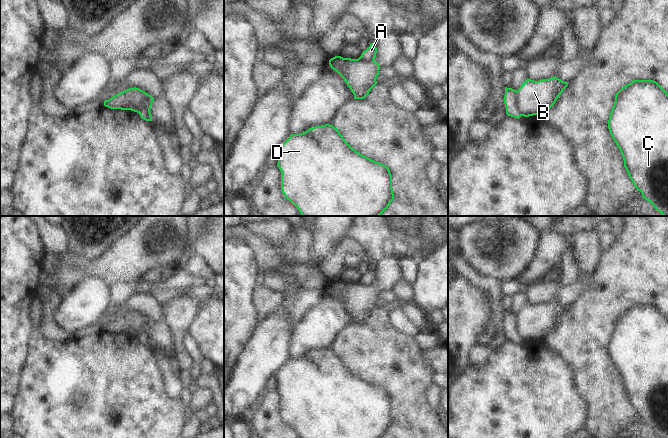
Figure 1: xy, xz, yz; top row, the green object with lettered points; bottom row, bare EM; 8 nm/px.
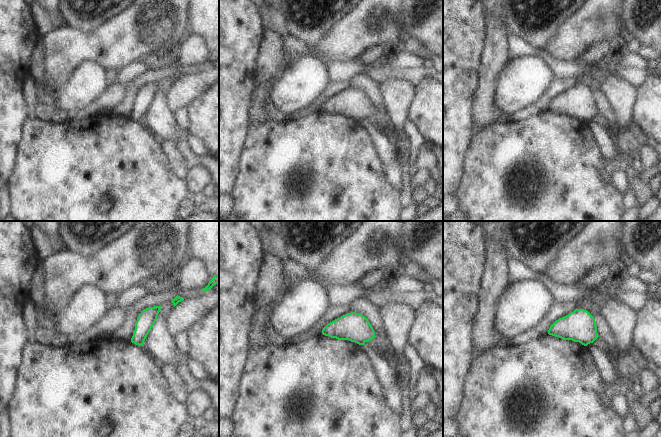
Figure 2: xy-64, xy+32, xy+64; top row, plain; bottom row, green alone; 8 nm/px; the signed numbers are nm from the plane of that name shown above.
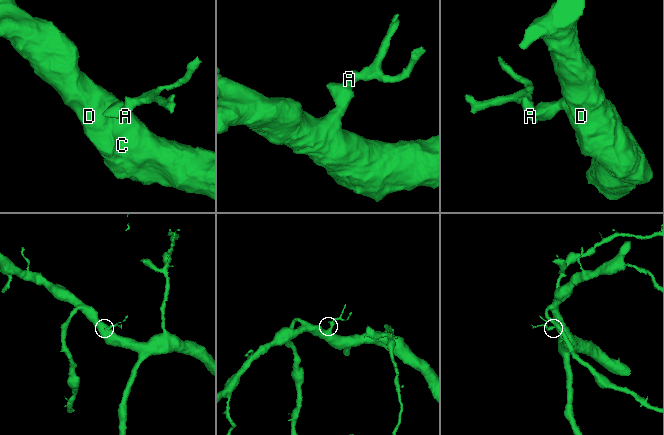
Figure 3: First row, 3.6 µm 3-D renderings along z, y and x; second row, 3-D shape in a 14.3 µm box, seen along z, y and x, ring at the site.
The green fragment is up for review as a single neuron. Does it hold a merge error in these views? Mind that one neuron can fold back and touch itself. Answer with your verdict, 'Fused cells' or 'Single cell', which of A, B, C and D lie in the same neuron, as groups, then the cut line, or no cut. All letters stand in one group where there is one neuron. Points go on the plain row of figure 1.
Fused cells. Groups: A / B C D. Split along xy (147, 317), (146, 327), (137, 336).

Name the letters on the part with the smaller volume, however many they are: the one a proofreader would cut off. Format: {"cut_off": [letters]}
{"cut_off": ["A"]}

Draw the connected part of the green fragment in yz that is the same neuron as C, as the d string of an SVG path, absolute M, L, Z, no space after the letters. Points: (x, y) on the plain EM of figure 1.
M633 304L621 312L615 320L608 353L619 372L624 391L642 422L650 426L661 438L668 438L668 318L653 304Z

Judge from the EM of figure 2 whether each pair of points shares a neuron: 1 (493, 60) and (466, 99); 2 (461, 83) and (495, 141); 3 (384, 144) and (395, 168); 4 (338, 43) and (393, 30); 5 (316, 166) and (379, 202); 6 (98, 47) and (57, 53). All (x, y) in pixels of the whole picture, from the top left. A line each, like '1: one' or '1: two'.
1: two
2: two
3: one
4: one
5: one
6: one

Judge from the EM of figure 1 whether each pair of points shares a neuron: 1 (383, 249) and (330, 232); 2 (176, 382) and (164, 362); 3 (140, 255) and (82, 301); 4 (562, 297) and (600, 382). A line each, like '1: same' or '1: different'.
1: different
2: same
3: different
4: different

